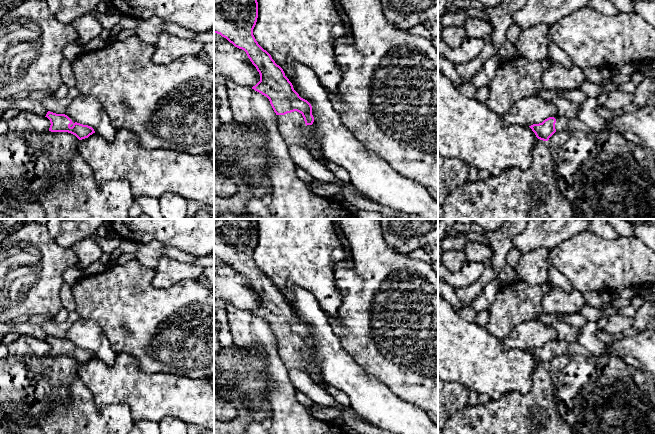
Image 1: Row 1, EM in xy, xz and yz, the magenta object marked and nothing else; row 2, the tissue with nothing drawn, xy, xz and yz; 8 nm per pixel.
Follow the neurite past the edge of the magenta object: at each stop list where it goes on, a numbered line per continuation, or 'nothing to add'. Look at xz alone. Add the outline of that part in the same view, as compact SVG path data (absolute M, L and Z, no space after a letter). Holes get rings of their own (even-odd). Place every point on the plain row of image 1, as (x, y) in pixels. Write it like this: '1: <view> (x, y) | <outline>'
1: xz (290, 349) | M294 335L285 339L277 339L277 352L287 369L299 369L307 373L316 384L320 385L324 389L328 387L322 376L321 368L315 362L314 358L307 356L307 359L303 359L301 357L304 353L306 353L306 348L301 337Z

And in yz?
1: yz (562, 347) | M555 340L556 343L555 353L556 356L559 355L581 355L584 357L589 357L592 354L582 345L577 343L569 343L566 341Z

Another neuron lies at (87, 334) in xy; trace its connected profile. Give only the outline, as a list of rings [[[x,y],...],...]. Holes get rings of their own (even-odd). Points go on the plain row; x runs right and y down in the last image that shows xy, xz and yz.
[[[81,318],[72,323],[65,339],[73,342],[77,347],[92,351],[95,357],[107,365],[115,362],[117,353],[111,348],[103,329],[92,320]]]

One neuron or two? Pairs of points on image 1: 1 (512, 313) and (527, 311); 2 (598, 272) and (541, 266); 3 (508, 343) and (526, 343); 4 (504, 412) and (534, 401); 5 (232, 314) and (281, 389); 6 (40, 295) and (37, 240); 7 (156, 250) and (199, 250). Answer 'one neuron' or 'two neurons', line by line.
1: one neuron
2: two neurons
3: one neuron
4: one neuron
5: one neuron
6: one neuron
7: two neurons

